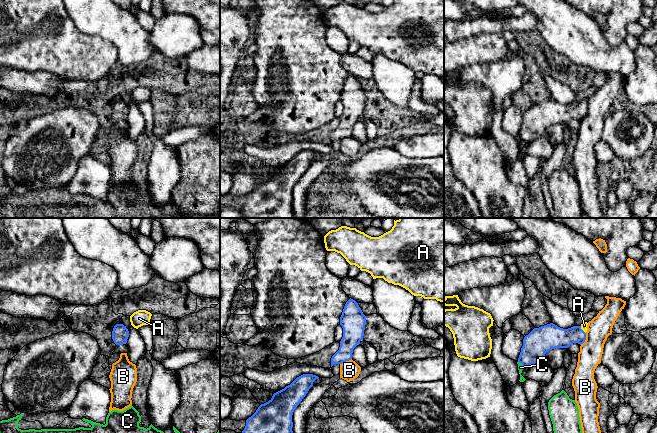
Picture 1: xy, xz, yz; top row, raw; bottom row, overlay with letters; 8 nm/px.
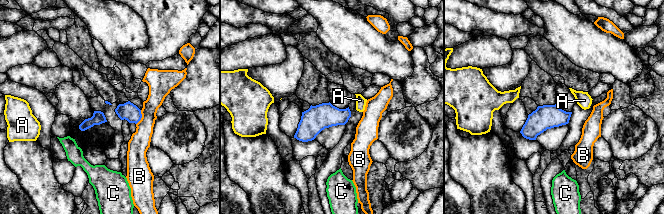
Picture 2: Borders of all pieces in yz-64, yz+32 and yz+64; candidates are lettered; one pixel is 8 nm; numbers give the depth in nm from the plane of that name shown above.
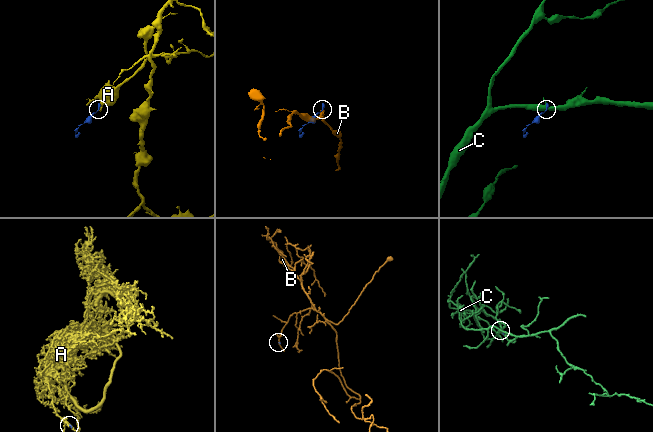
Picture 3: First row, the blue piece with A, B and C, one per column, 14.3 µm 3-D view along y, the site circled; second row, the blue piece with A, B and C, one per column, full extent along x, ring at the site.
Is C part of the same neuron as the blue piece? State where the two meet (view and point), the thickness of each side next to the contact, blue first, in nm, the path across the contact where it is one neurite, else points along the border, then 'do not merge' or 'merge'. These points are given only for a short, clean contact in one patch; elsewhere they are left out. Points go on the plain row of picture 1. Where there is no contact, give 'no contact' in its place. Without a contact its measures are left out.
contact yz (521, 139); calibres 220 and 50 nm; border yz (518, 137), (523, 141); do not merge

